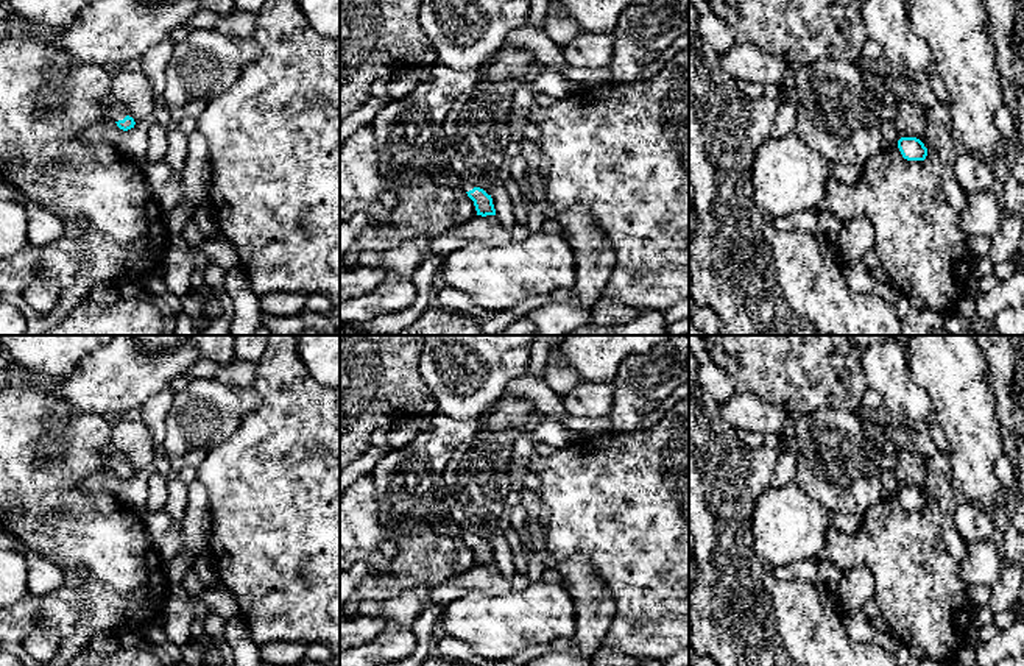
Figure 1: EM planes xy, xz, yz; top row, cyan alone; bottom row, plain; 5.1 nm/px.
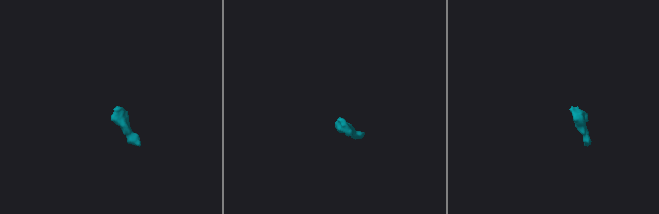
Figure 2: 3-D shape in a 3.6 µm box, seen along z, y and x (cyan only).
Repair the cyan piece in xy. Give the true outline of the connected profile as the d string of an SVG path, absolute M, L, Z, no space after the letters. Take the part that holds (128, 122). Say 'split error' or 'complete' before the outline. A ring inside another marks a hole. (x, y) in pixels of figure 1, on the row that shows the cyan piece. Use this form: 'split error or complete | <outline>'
split error | M111 90L106 95L106 98L101 101L101 108L104 109L108 117L117 123L120 129L128 131L134 128L136 125L134 119L126 114L126 111L114 98Z

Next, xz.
split error | M436 64L429 81L419 83L407 97L387 103L371 129L380 173L396 184L419 186L427 181L460 181L460 190L474 201L477 215L496 215L491 195L436 164L441 125L455 98L480 81L478 72L457 72Z

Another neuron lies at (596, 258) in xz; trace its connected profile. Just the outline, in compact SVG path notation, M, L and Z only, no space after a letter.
M580 206L558 207L555 220L567 234L577 259L575 284L569 290L555 293L555 299L594 309L617 264L617 253L597 220Z

